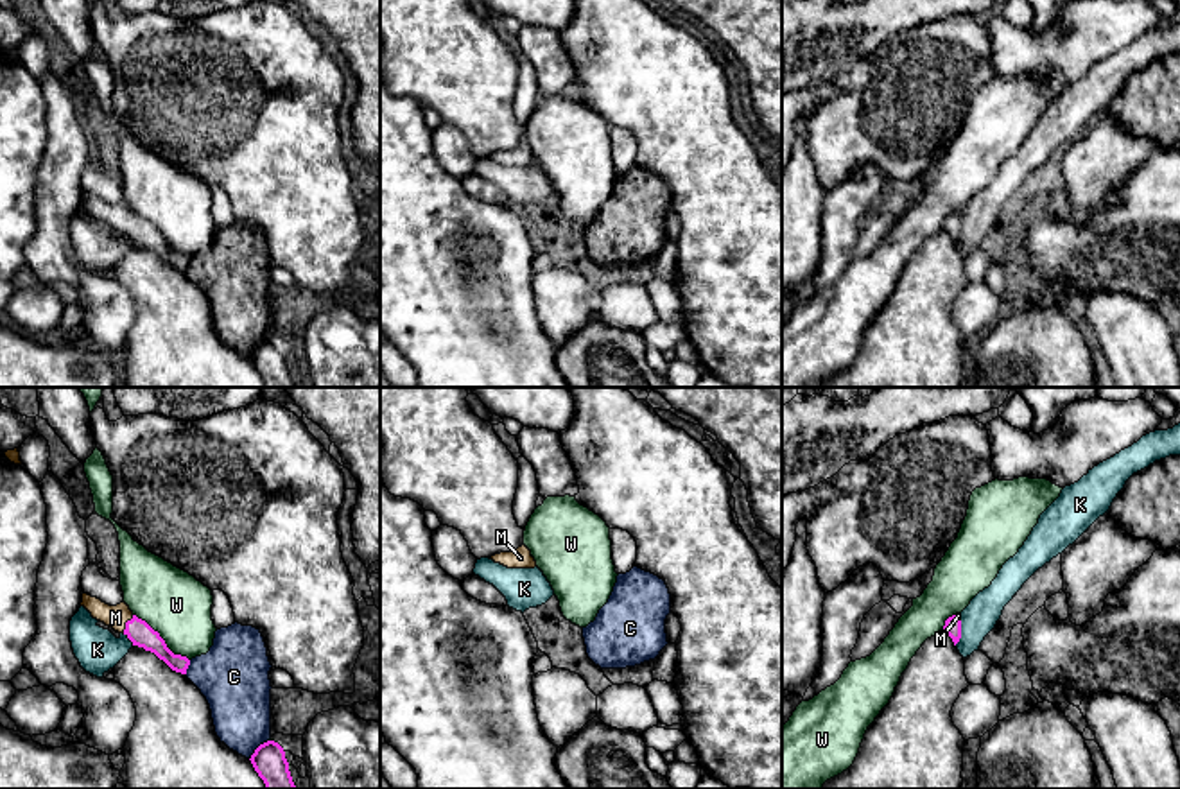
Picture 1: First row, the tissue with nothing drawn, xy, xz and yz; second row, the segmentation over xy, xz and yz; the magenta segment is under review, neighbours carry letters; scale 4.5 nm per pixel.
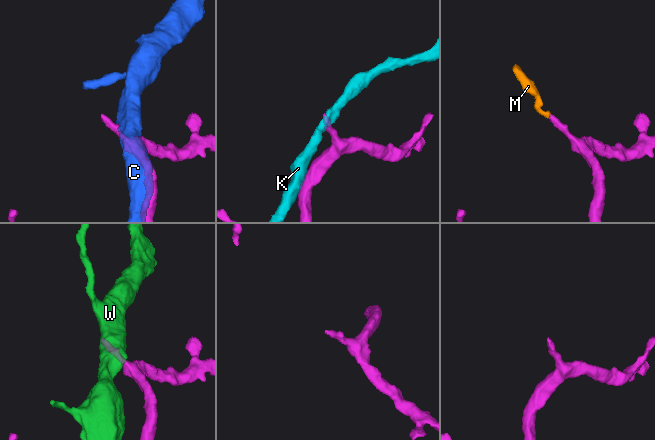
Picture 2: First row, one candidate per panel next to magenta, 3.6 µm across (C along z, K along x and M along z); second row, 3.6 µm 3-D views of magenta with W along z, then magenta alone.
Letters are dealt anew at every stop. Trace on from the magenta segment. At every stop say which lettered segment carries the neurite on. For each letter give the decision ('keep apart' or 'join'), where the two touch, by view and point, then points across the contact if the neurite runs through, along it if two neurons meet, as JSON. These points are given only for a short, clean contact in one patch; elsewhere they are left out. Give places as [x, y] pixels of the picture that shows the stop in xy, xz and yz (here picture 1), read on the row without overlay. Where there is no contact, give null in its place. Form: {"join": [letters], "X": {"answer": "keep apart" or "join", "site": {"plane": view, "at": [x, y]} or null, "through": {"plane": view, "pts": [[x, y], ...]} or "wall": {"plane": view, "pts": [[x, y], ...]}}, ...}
{"join": ["M"], "C": {"answer": "keep apart", "site": {"plane": "xy", "at": [257, 346]}}, "K": {"answer": "keep apart", "site": {"plane": "yz", "at": [960, 232]}}, "M": {"answer": "join", "site": {"plane": "xy", "at": [126, 223]}, "through": {"plane": "xy", "pts": [[138, 230], [126, 223], [115, 216]]}}, "W": {"answer": "keep apart", "site": {"plane": "xy", "at": [162, 237]}, "wall": {"plane": "xy", "pts": [[133, 212], [144, 217], [174, 251], [189, 259]]}}}

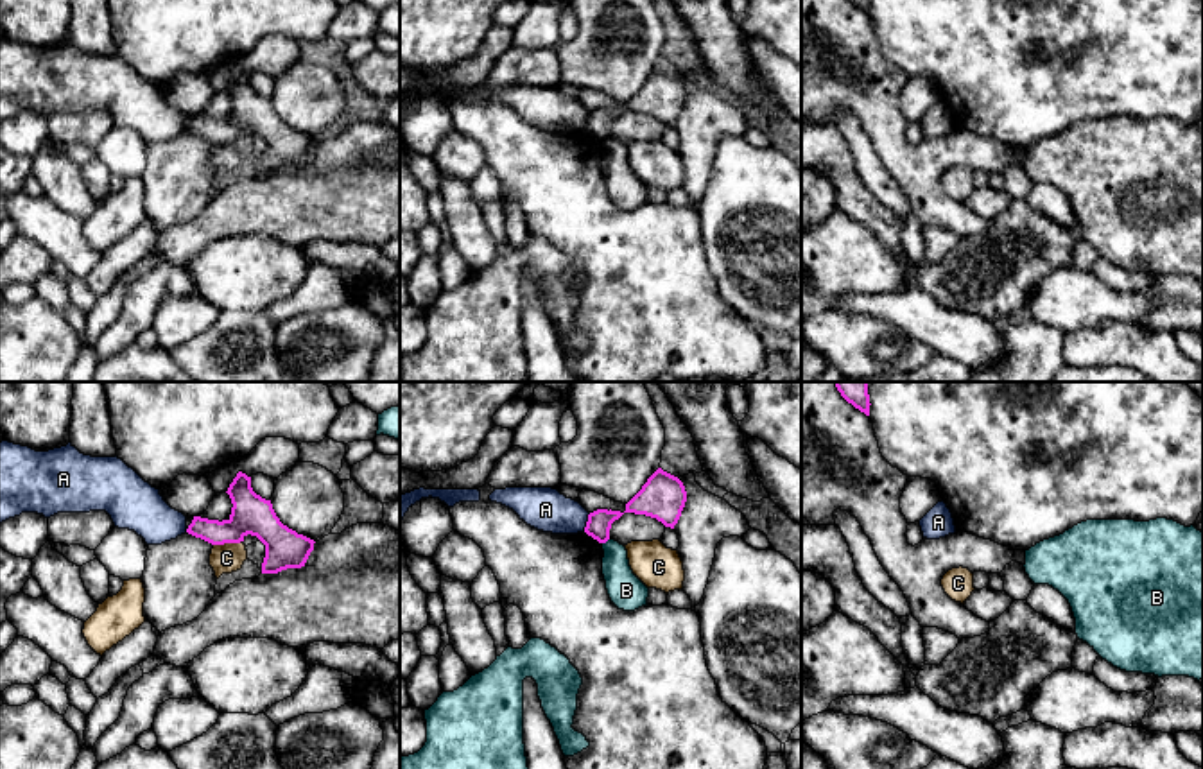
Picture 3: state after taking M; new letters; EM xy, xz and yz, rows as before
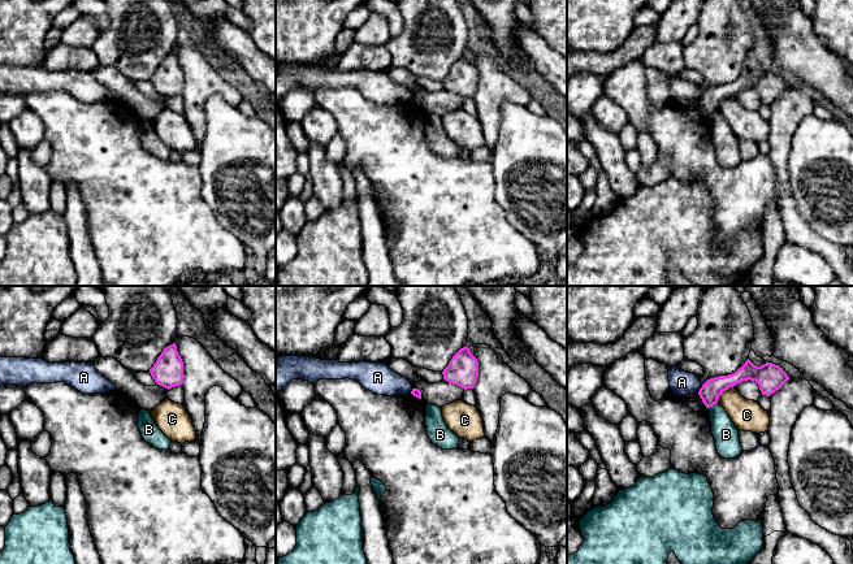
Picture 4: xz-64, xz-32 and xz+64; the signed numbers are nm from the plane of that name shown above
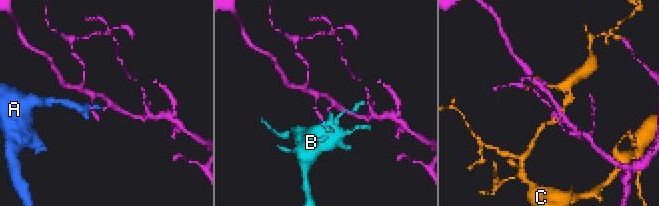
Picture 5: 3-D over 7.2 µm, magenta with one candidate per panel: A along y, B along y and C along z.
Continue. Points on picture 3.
{"join": [], "A": {"answer": "keep apart", "site": {"plane": "xz", "at": [587, 120]}, "wall": {"plane": "xz", "pts": [[590, 112], [583, 129]]}}, "B": {"answer": "keep apart", "site": {"plane": "xz", "at": [605, 140]}}, "C": {"answer": "keep apart", "site": {"plane": "xy", "at": [226, 140]}, "wall": {"plane": "xy", "pts": [[241, 138], [214, 144]]}}}

